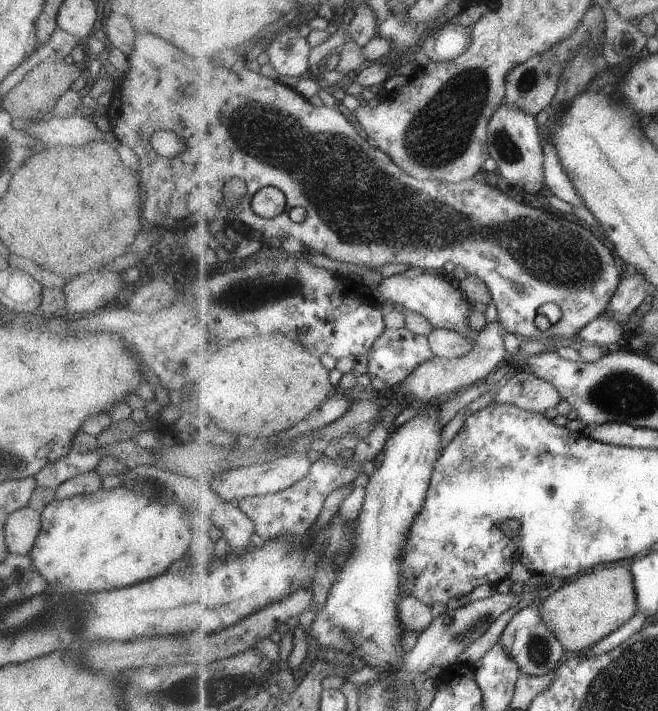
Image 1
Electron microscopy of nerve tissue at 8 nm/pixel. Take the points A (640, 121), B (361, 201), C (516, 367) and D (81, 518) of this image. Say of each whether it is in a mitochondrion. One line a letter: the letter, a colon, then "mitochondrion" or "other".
A: other
B: mitochondrion
C: other
D: other

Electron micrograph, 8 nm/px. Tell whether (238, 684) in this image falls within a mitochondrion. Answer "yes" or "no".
no

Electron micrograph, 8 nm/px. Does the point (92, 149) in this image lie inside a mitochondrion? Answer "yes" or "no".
no

